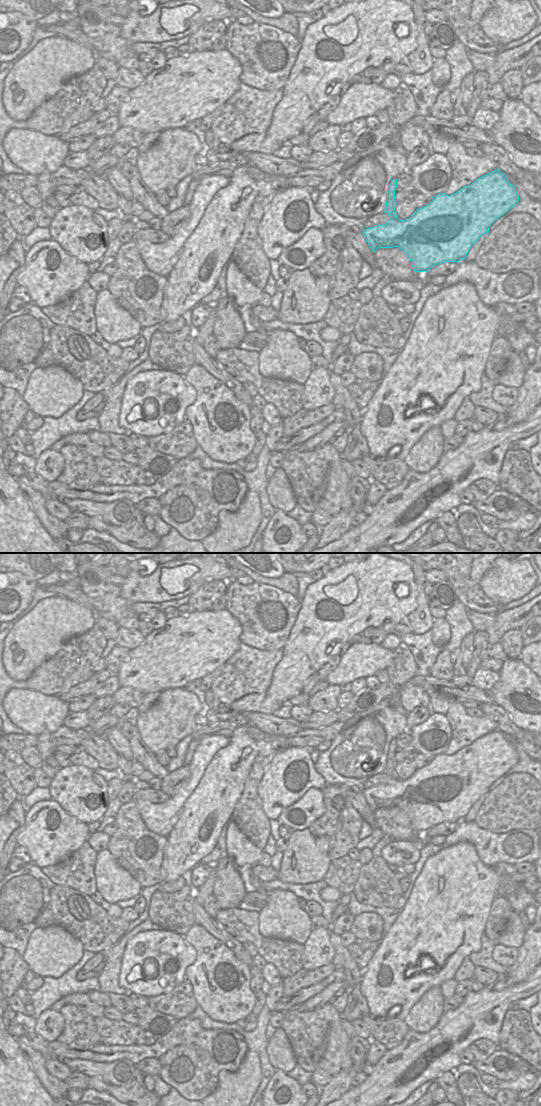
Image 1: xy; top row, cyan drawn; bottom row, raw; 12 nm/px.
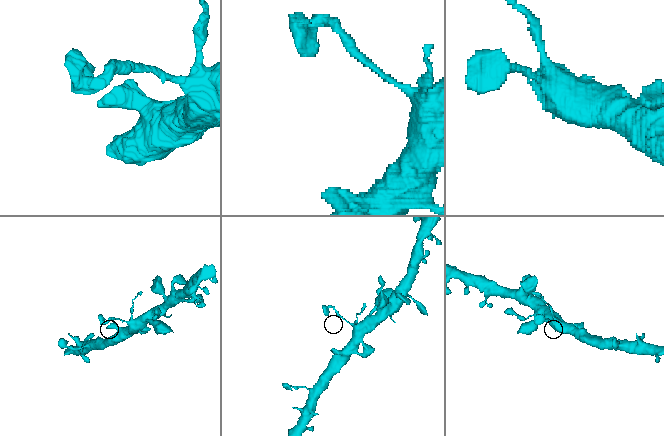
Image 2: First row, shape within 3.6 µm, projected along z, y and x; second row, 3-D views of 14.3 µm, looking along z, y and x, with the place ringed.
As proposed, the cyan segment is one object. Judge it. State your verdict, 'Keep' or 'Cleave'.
Keep

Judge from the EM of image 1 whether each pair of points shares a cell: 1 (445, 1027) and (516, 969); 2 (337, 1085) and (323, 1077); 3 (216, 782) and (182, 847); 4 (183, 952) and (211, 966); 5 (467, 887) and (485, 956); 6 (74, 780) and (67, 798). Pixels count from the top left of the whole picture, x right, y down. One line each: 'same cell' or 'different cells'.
1: different cells
2: different cells
3: same cell
4: different cells
5: different cells
6: same cell

